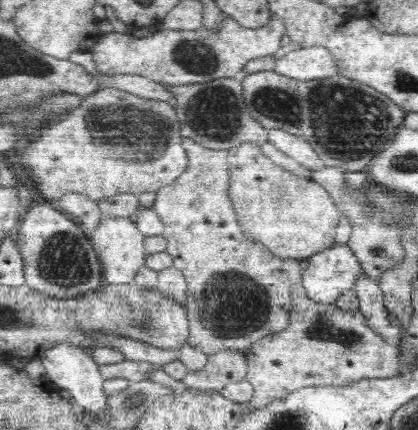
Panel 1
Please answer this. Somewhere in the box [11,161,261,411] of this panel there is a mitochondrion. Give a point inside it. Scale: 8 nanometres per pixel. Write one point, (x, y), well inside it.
(64, 260)

